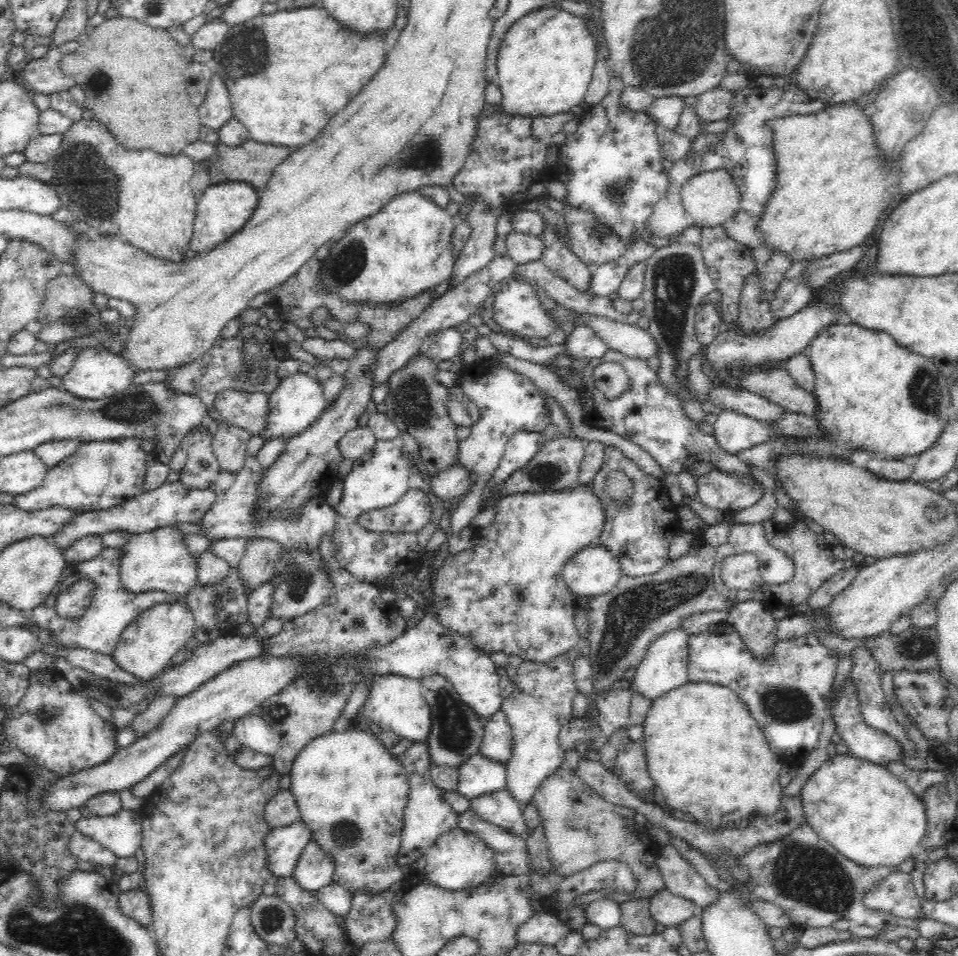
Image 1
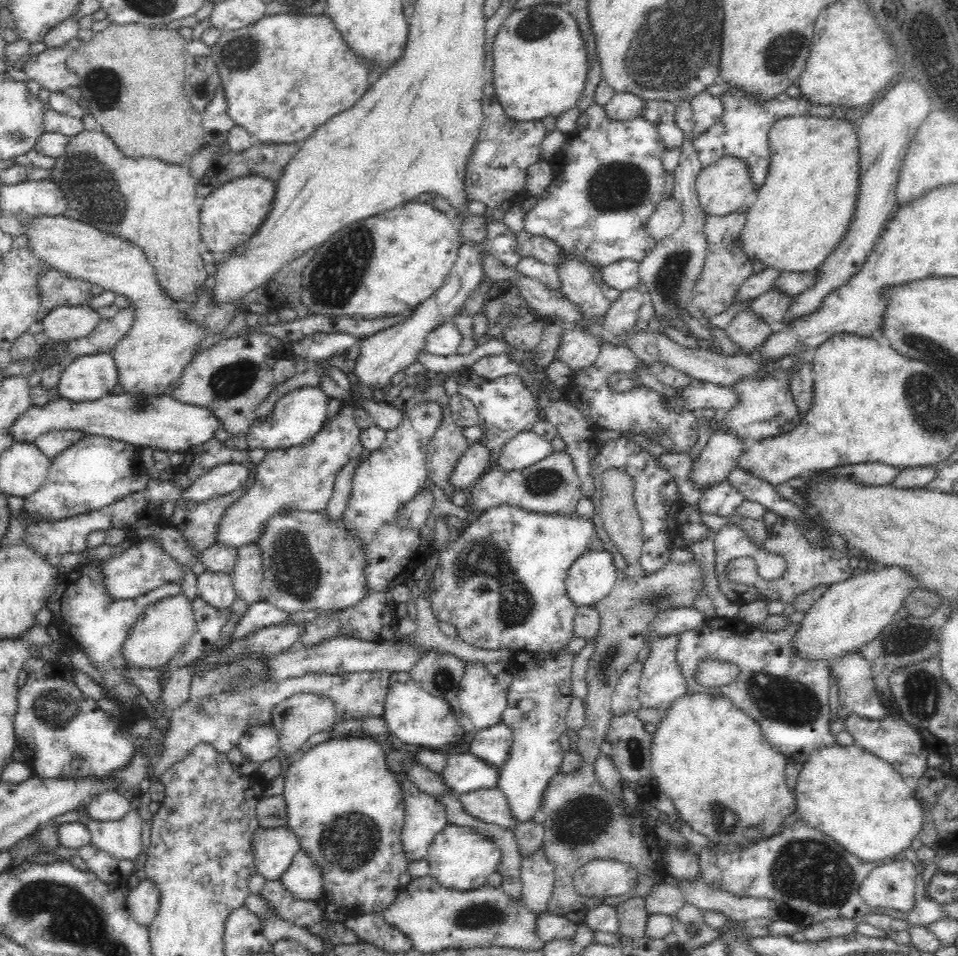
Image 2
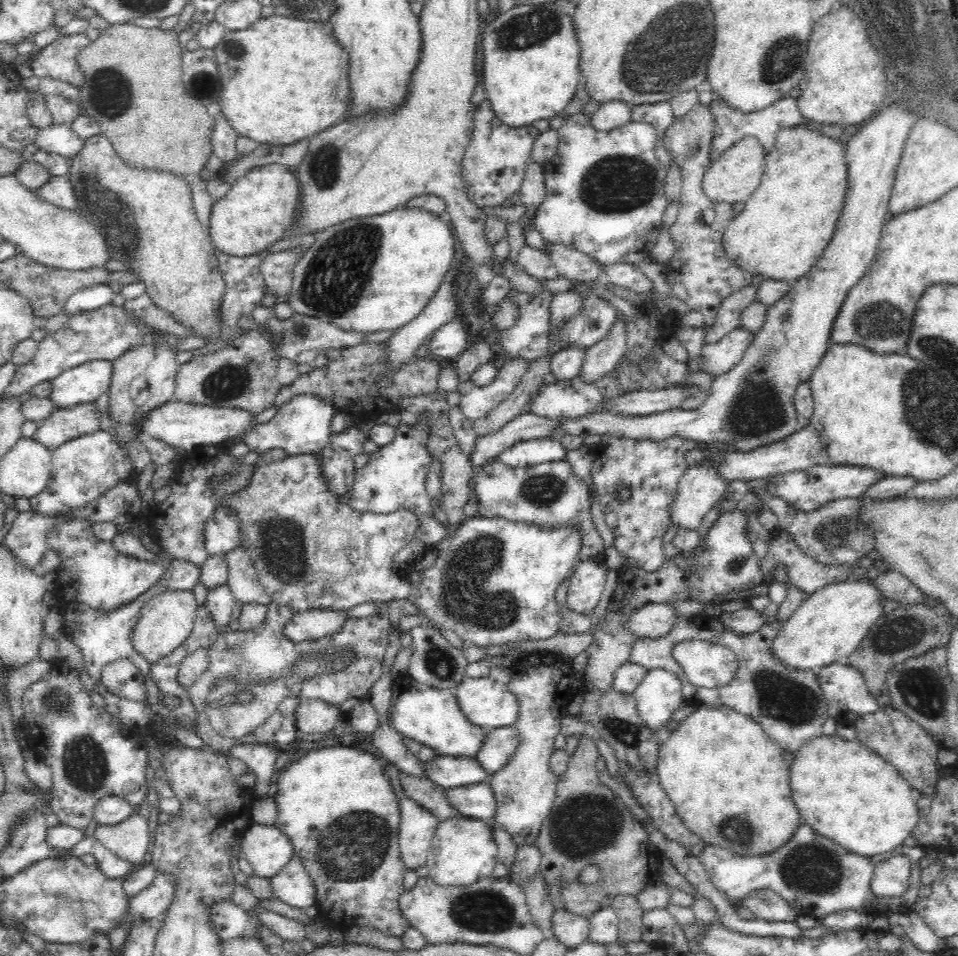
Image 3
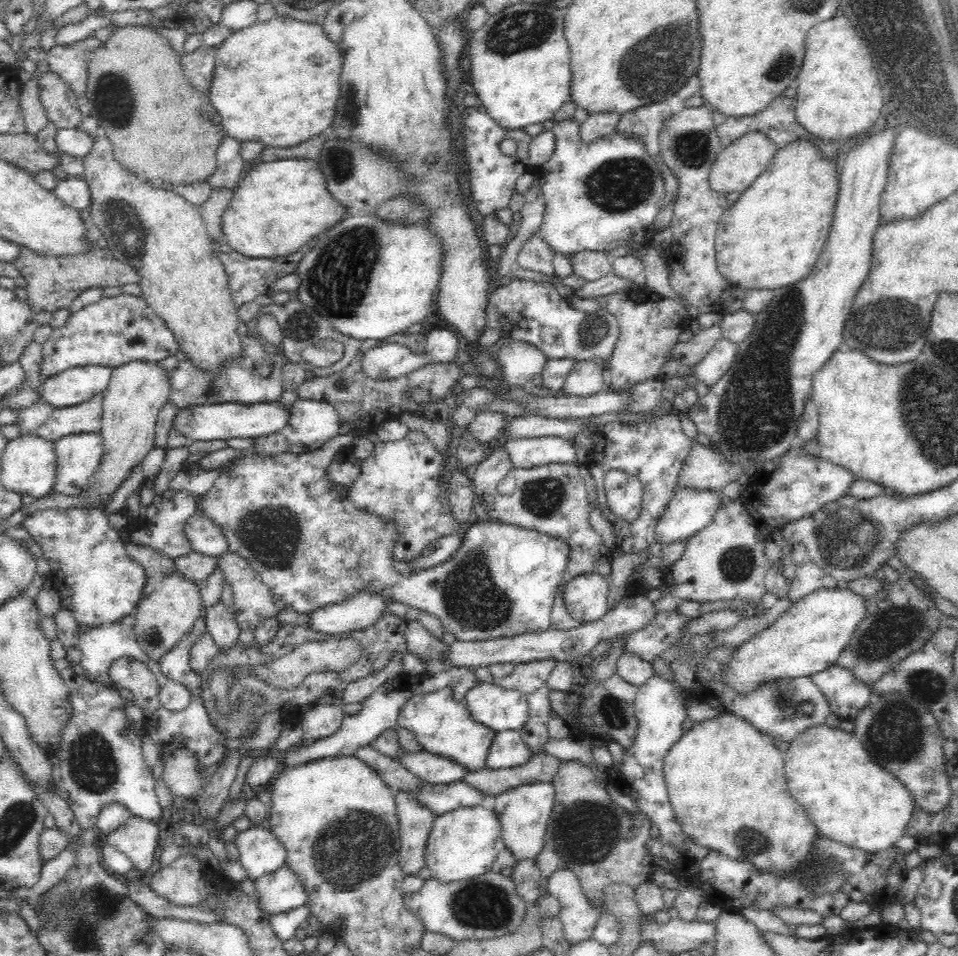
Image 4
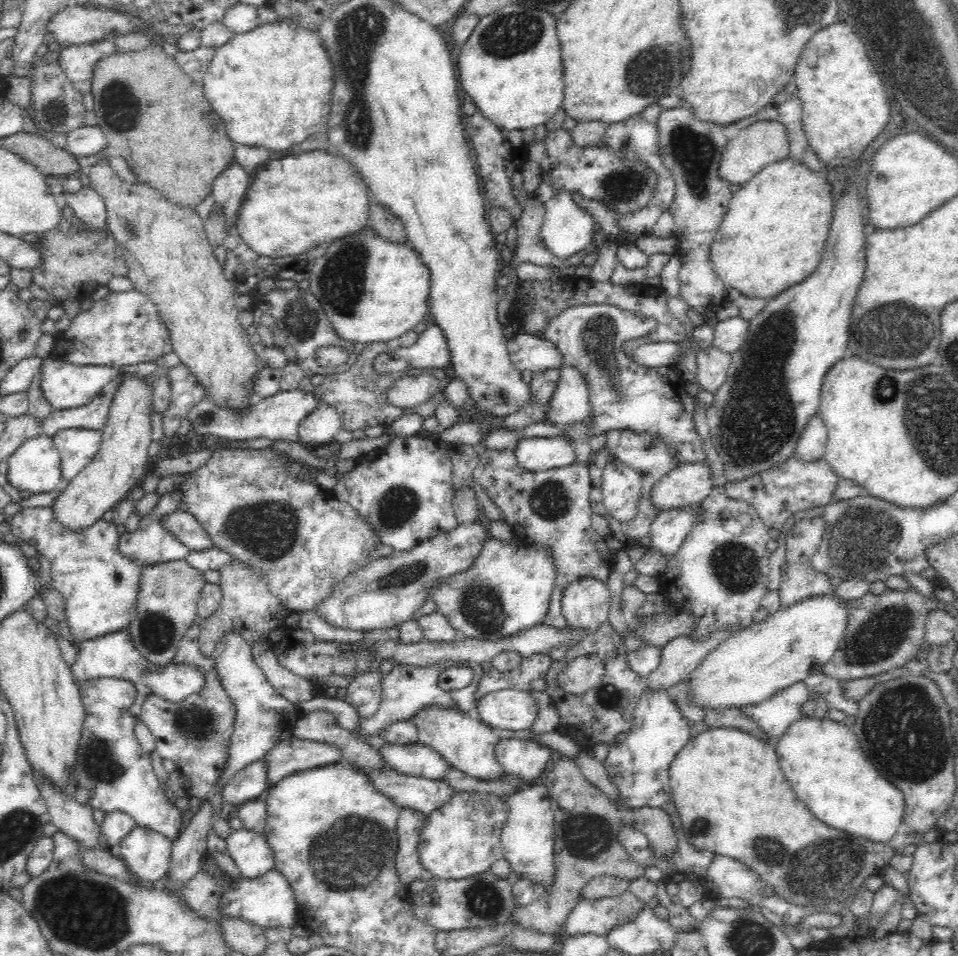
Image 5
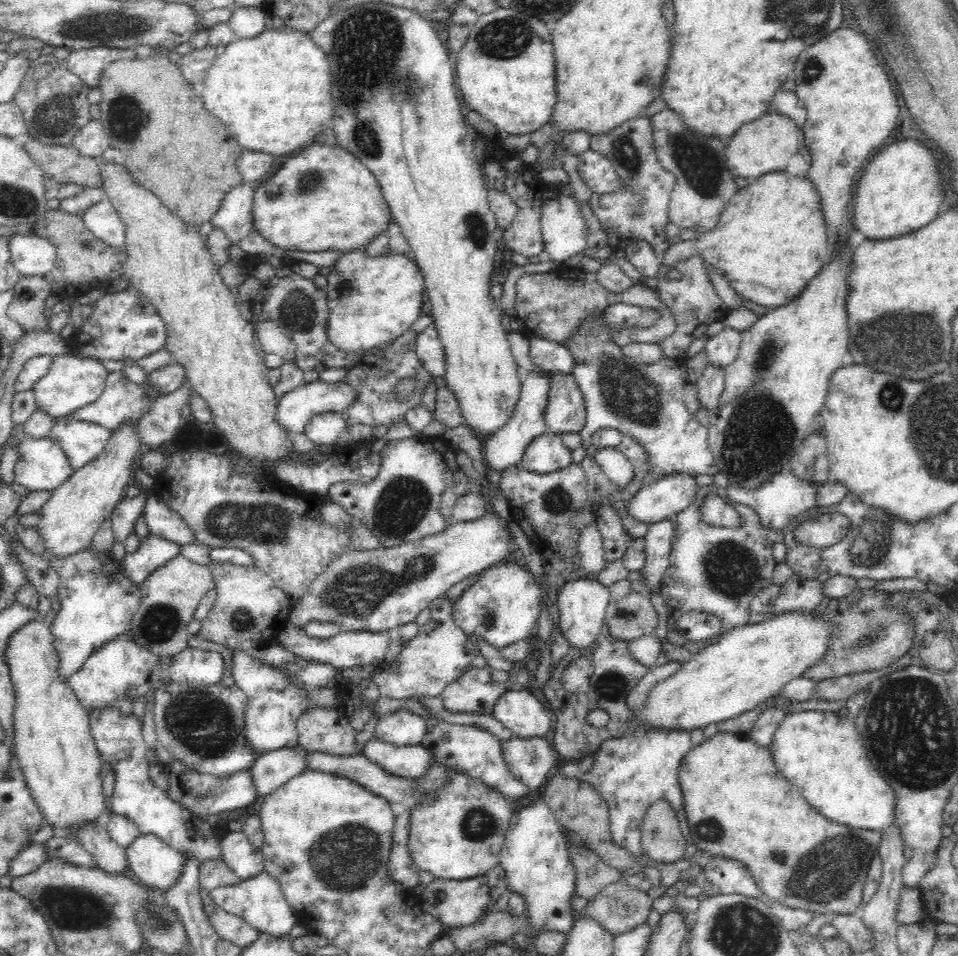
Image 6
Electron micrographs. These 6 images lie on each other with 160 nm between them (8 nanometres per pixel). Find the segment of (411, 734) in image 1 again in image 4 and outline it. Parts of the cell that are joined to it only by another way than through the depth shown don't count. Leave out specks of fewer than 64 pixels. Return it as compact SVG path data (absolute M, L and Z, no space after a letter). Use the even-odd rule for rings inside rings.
M452 687L412 694L400 708L396 728L412 731L424 751L450 758L470 771L485 768L490 746L496 736L495 730L474 721L465 704L453 697Z

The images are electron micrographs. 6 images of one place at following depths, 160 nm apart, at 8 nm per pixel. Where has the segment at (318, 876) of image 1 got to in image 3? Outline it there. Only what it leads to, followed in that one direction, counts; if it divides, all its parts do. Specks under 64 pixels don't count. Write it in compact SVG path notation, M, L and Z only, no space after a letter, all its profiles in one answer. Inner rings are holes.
M294 855L278 874L269 878L274 898L299 909L314 911L317 891L301 858Z

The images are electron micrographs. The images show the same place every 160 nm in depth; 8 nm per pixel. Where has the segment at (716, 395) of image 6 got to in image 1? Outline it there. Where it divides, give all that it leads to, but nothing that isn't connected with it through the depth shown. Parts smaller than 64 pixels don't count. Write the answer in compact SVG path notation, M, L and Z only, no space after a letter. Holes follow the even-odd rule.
M756 268L755 272L750 274L750 277L743 280L740 316L736 322L736 324L739 324L741 328L746 330L746 332L750 332L750 334L754 334L758 330L767 329L776 321L770 303L761 300L764 289L760 285L759 269Z

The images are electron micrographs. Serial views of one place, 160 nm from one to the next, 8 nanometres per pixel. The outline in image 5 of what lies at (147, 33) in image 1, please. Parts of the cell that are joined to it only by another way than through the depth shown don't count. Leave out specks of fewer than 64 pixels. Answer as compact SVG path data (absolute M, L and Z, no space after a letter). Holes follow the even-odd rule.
M154 39L142 50L117 50L117 52L110 54L108 57L102 57L100 60L97 60L90 84L90 93L93 95L94 103L92 111L94 111L95 114L96 124L105 132L110 148L120 149L120 156L126 159L126 163L128 163L132 172L137 176L138 182L146 183L148 186L162 192L166 200L174 202L176 205L192 209L196 208L198 202L204 200L204 196L212 192L214 178L220 176L235 160L235 150L232 147L232 140L226 136L224 122L218 118L218 114L214 114L214 110L212 110L212 106L210 106L210 101L205 98L205 92L201 85L197 85L185 73L182 73L178 63L175 61L175 57L171 57L165 53L158 41Z

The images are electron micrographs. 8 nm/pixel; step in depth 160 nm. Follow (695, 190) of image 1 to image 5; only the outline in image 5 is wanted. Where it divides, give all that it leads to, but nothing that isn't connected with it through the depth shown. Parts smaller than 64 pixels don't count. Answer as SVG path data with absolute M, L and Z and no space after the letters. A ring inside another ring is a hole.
M758 121L740 129L736 136L727 142L722 154L717 174L730 184L743 185L766 165L778 162L789 156L789 133L781 122Z

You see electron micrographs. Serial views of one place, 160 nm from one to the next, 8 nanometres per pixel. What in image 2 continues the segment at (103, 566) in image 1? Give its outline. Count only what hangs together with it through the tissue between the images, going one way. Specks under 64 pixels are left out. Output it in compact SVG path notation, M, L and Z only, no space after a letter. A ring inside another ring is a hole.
M98 562L78 565L71 573L78 577L69 578L61 596L55 598L52 593L46 600L45 608L52 613L50 624L57 627L61 634L65 633L80 644L84 654L102 675L105 696L118 705L124 722L135 722L143 718L144 709L132 701L141 695L140 689L132 681L126 681L122 675L122 668L129 666L128 661L122 656L122 644L146 606L180 594L181 584L166 584L136 598L112 598L105 591L105 578L103 578Z

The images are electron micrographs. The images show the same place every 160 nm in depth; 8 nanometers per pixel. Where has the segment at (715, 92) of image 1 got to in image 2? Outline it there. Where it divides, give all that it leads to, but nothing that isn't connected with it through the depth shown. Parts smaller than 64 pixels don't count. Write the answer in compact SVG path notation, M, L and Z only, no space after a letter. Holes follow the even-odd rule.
M706 90L690 100L690 104L693 128L687 135L692 136L693 139L720 120L723 115L723 102L720 96L711 95Z

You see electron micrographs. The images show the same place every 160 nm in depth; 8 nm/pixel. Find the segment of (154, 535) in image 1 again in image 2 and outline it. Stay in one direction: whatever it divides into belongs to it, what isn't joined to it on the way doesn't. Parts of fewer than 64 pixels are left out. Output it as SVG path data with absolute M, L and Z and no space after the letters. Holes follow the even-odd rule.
M153 536L140 538L120 556L114 556L106 562L100 562L101 573L105 578L105 591L112 598L136 598L170 583L182 583L186 577L182 564L178 564L158 539Z

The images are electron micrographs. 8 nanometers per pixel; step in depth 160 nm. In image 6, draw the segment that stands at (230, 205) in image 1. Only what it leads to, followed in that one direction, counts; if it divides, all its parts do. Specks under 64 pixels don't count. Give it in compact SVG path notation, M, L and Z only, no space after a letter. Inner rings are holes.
M311 142L305 149L303 149L296 156L292 156L282 162L274 174L264 179L258 185L258 188L254 190L252 194L252 223L254 223L254 229L272 243L274 247L289 252L292 258L301 257L305 252L320 252L322 250L337 250L340 253L348 253L353 250L365 248L370 241L373 240L377 234L384 232L389 228L389 222L392 220L393 215L390 214L389 206L386 205L385 198L382 197L381 186L378 185L377 178L374 177L370 170L366 168L358 158L354 157L350 151L342 149L336 145L326 145L326 143L314 143Z

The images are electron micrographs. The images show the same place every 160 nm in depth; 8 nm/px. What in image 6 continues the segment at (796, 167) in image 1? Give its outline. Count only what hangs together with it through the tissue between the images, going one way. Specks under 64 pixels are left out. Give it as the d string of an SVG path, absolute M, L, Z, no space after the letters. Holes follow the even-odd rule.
M776 170L758 176L752 183L738 188L729 198L718 224L698 238L672 244L657 256L659 265L674 268L675 264L693 255L701 256L708 265L718 270L728 280L738 296L766 309L785 305L798 297L800 292L830 261L830 247L826 223L823 220L819 192L806 177L796 177L786 170Z

